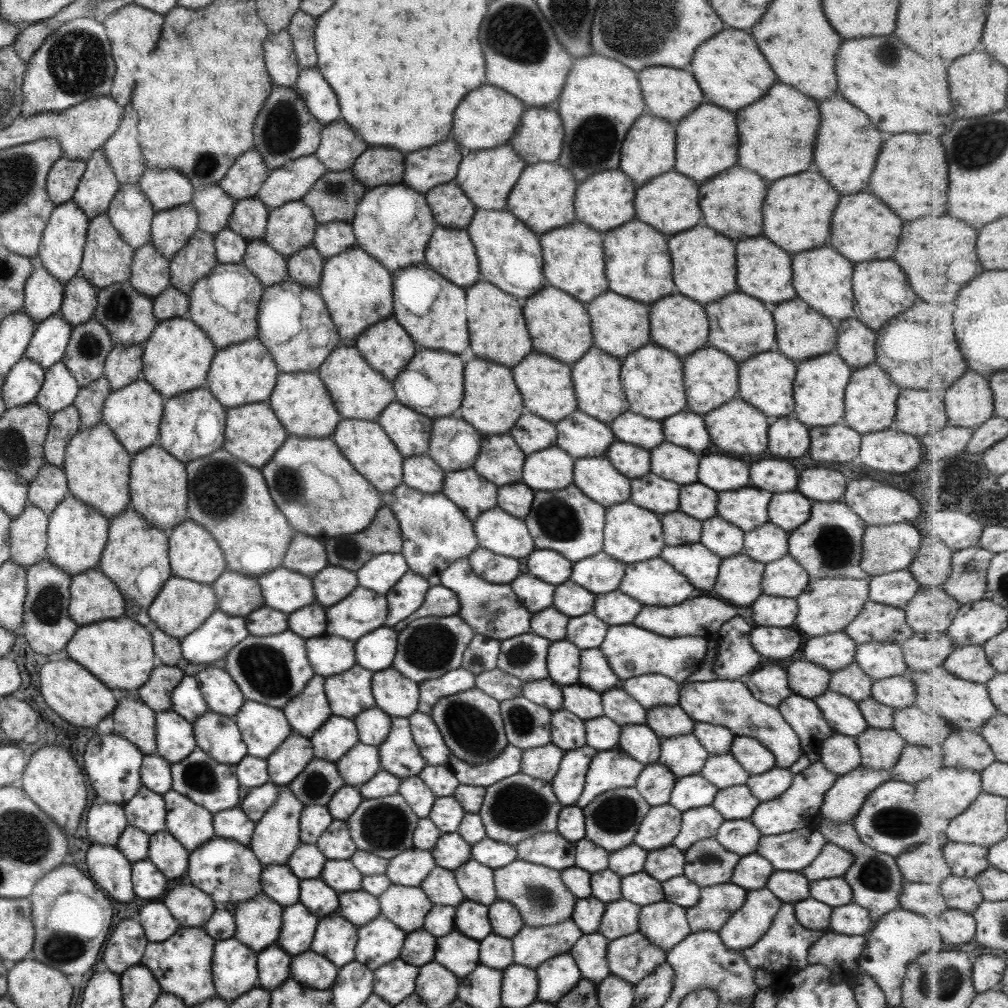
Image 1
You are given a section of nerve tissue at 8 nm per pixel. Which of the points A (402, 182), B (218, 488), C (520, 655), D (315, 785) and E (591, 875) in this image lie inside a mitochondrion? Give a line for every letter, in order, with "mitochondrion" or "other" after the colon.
A: other
B: mitochondrion
C: mitochondrion
D: mitochondrion
E: other

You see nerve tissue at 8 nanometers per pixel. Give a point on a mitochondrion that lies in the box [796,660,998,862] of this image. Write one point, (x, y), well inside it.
(893, 821)

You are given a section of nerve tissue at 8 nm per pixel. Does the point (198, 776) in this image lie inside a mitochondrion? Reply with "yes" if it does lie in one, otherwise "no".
yes

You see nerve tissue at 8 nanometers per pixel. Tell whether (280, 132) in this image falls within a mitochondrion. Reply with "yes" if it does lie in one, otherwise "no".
yes

